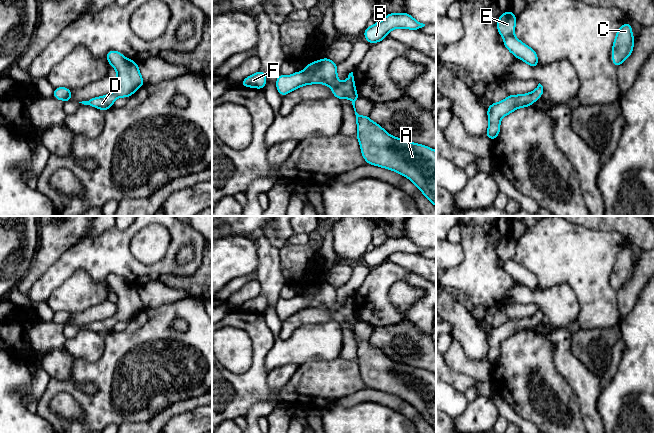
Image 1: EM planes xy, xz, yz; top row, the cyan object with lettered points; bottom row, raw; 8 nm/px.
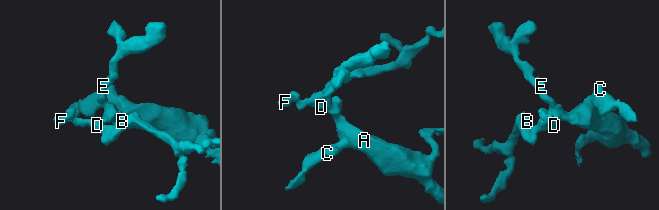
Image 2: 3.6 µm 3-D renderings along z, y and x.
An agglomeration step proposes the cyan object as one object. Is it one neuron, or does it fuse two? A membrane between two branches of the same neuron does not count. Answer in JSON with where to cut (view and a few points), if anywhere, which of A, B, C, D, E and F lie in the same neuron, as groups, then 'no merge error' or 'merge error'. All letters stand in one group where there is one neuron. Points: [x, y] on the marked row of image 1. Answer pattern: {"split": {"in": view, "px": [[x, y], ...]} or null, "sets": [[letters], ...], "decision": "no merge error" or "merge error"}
{"split": null, "sets": [["A", "B", "C", "D", "E", "F"]], "decision": "no merge error"}

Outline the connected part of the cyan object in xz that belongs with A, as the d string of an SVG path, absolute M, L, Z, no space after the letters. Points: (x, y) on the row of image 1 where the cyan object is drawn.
M328 58L309 63L302 72L295 72L290 76L279 74L276 80L278 93L281 96L309 84L326 84L334 92L333 96L339 100L349 98L355 111L357 120L357 139L361 146L361 153L367 164L390 169L410 179L436 207L436 151L422 144L415 144L389 135L379 124L372 122L369 116L361 116L356 112L355 102L360 97L355 89L353 72L349 73L347 81L341 83L337 78L337 64Z

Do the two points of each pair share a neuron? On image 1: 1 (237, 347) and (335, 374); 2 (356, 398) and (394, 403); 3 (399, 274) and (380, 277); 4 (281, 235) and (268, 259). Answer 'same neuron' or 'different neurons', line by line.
1: different neurons
2: same neuron
3: same neuron
4: different neurons

